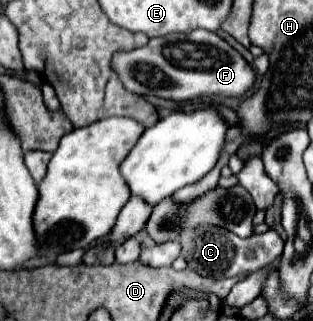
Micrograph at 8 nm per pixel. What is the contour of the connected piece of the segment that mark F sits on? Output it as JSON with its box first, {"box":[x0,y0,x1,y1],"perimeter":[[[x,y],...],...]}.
{"box":[111,30,255,100],"perimeter":[[[193,30],[189,34],[167,34],[151,38],[145,46],[131,52],[117,52],[111,60],[123,86],[133,94],[153,94],[169,100],[193,98],[233,98],[245,94],[253,82],[255,72],[243,56],[231,48],[223,38],[207,30]]]}

